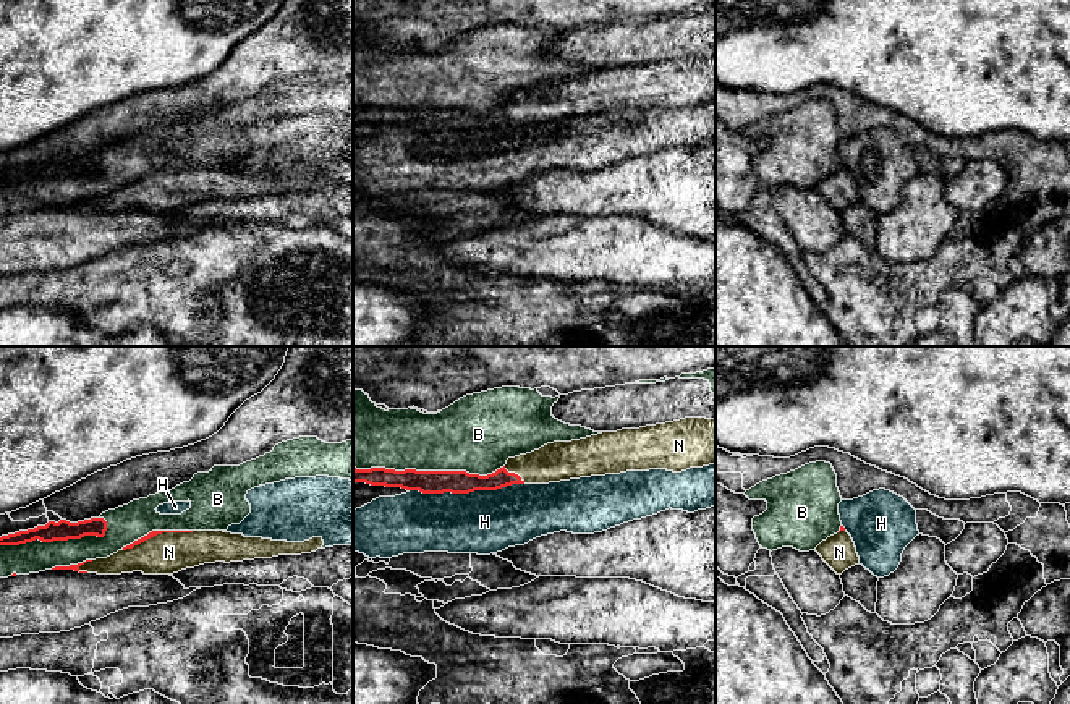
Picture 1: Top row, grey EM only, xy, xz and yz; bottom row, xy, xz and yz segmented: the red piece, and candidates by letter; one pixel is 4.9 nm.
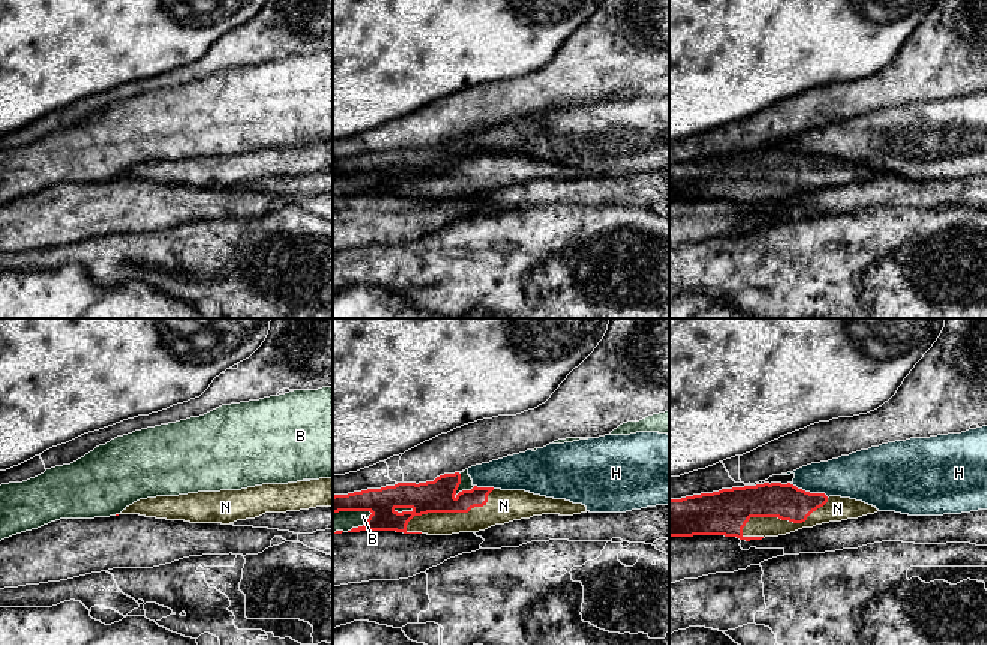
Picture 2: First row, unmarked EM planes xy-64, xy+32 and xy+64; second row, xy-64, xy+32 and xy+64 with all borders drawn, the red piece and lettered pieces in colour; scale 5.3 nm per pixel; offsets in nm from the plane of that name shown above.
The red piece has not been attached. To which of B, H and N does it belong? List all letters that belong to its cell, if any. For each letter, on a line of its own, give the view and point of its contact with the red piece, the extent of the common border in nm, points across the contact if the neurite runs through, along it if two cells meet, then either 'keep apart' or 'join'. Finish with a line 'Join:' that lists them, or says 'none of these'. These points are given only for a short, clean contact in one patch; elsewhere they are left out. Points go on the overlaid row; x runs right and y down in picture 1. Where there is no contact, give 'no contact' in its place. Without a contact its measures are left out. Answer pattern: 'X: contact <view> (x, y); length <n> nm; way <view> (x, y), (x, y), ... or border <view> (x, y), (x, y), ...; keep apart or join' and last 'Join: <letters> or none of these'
B: contact xz (428, 471); length 750 nm; keep apart
H: contact xz (467, 492); length 550 nm; keep apart
N: contact xy (157, 533); length 360 nm; join
Join: N

